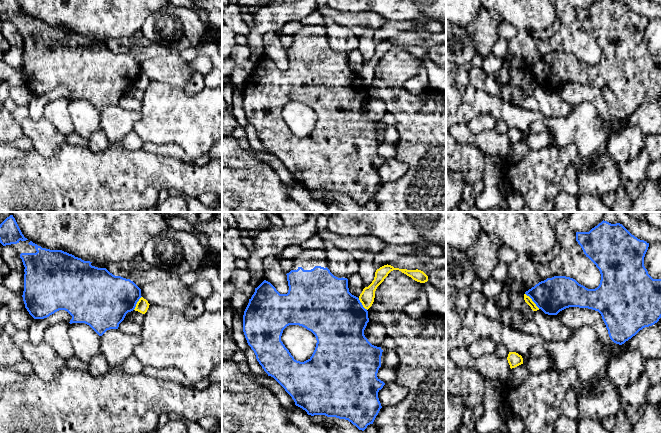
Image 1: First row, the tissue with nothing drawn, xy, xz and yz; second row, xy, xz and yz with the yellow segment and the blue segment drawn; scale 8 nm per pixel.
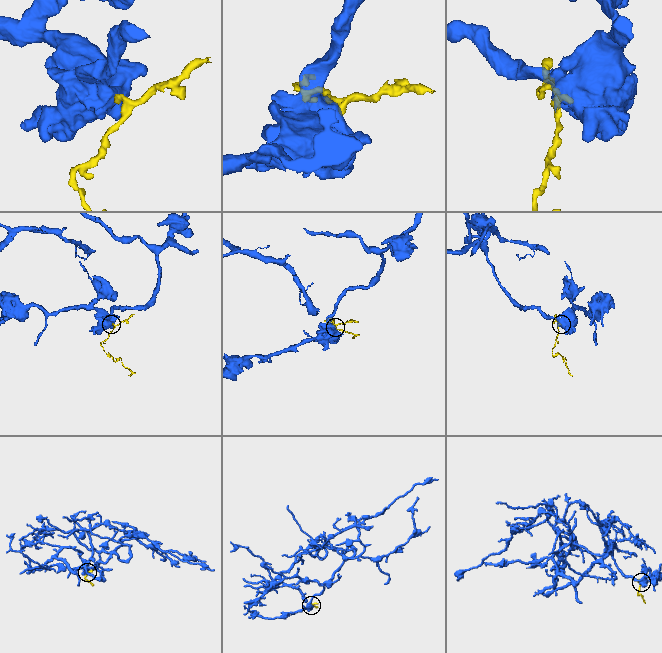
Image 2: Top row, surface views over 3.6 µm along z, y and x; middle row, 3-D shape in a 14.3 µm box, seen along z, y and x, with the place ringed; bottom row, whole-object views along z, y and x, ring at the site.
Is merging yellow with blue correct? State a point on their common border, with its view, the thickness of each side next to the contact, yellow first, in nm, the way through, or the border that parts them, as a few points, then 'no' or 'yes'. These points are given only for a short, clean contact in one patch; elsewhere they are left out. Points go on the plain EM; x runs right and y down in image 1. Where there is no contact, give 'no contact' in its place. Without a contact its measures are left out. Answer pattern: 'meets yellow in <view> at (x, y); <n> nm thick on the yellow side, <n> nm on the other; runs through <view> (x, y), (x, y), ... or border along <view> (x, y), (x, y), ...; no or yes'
meets yellow in yz at (532, 77); 60 nm thick on the yellow side, 280 nm on the other; border along yz (525, 69), (539, 84); no

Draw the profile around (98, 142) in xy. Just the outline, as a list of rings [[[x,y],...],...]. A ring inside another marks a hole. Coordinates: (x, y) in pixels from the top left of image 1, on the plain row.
[[[102,129],[94,132],[88,141],[87,147],[95,153],[104,152],[111,146]]]

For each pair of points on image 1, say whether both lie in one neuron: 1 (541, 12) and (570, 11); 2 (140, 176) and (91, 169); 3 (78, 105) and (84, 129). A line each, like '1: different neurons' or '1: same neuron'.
1: different neurons
2: same neuron
3: same neuron

